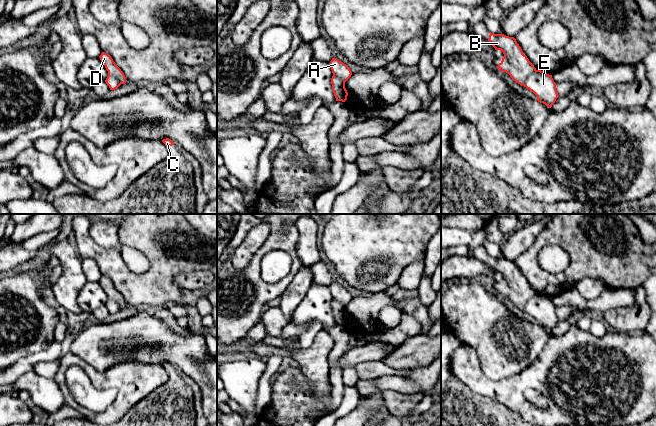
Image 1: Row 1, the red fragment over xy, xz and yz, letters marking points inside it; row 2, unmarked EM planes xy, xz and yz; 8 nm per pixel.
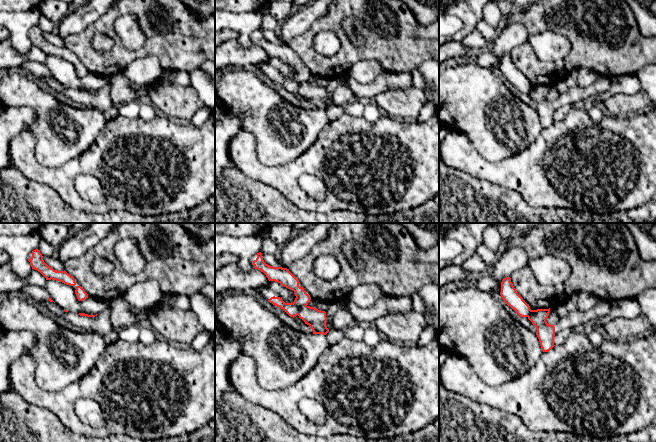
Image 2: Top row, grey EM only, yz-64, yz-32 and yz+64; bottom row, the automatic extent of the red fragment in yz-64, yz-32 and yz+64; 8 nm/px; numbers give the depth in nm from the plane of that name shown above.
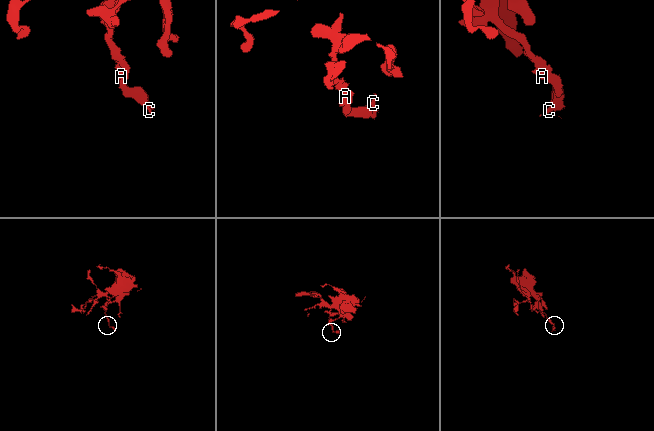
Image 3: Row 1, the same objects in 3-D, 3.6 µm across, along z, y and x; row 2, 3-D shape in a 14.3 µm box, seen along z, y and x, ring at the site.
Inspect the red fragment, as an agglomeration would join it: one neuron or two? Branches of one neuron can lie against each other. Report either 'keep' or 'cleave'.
cleave

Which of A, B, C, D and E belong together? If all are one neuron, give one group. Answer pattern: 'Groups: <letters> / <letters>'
Groups: A B D / C E

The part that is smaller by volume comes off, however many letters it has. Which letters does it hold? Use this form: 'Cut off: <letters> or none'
Cut off: C, E

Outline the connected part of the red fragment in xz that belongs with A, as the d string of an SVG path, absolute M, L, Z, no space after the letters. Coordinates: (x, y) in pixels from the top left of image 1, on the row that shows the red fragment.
M332 58L330 67L333 75L341 81L346 82L352 75L350 68L336 58Z

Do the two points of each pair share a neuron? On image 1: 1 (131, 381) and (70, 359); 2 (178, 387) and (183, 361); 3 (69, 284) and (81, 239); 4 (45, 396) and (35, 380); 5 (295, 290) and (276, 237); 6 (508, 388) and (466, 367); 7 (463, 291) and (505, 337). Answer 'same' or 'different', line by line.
1: same
2: different
3: different
4: same
5: different
6: same
7: same

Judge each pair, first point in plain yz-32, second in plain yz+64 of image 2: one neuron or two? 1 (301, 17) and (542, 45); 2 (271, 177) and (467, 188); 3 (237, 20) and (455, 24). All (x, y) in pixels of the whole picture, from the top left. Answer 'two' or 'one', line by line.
1: one
2: two
3: one

